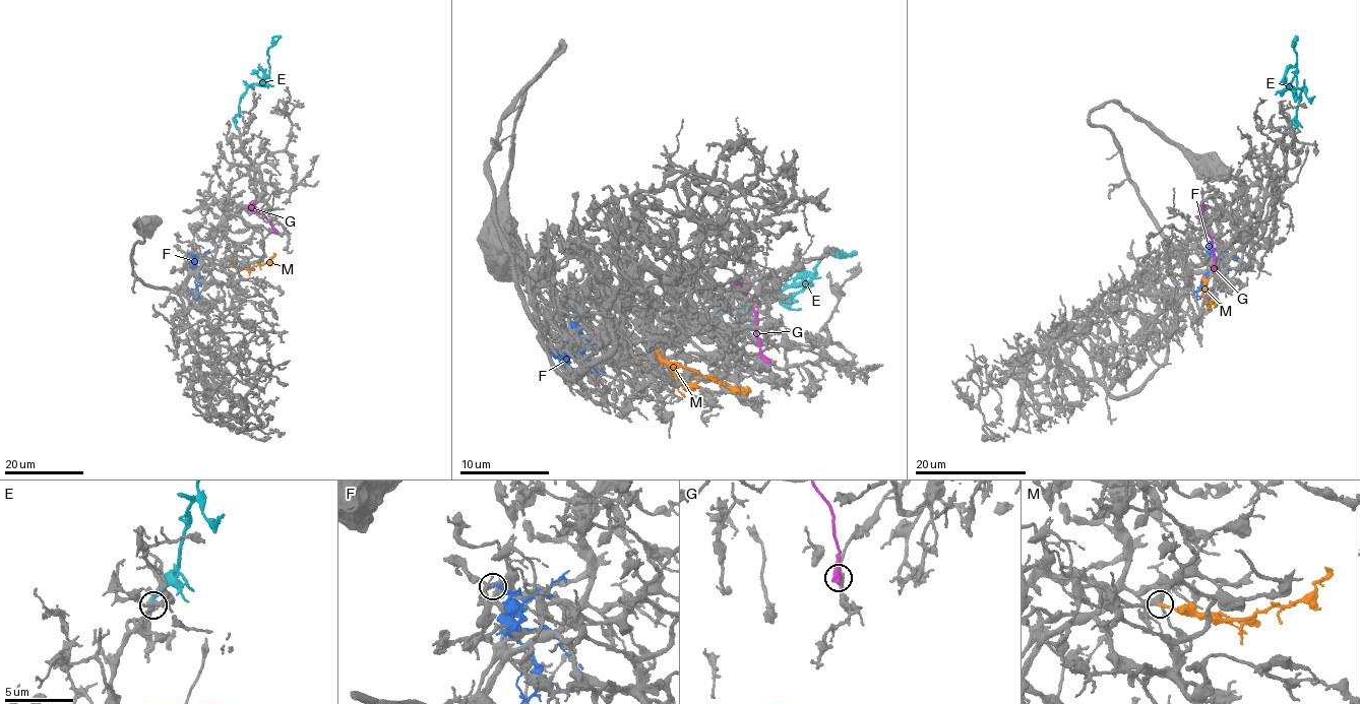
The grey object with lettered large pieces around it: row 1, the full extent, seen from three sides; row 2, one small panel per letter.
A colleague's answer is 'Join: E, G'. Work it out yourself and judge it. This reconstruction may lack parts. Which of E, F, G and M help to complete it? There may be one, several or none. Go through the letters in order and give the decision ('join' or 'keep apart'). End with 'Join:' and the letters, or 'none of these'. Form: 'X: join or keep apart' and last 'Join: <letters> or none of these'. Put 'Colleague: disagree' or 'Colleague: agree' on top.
Colleague: disagree
E: join
F: keep apart
G: keep apart
M: join
Join: E, M

